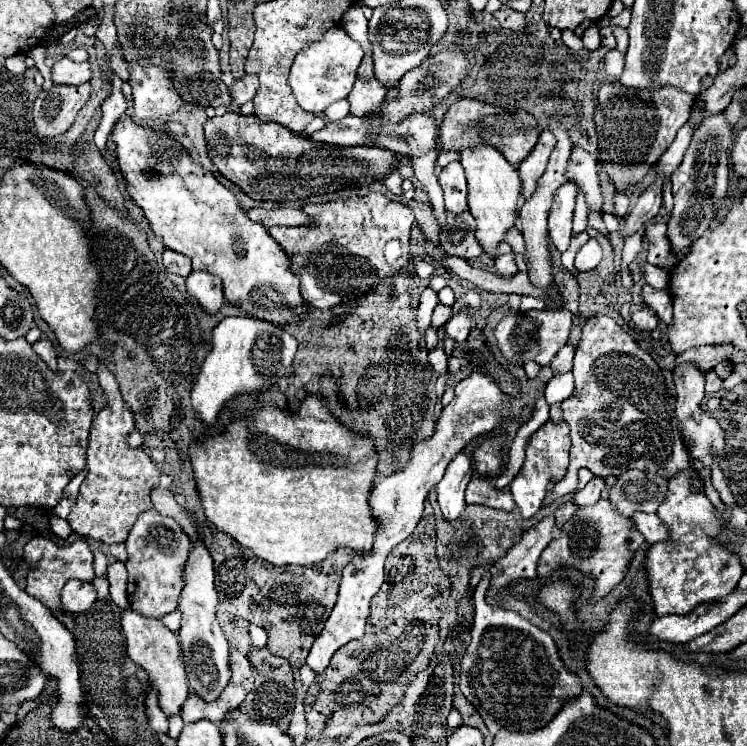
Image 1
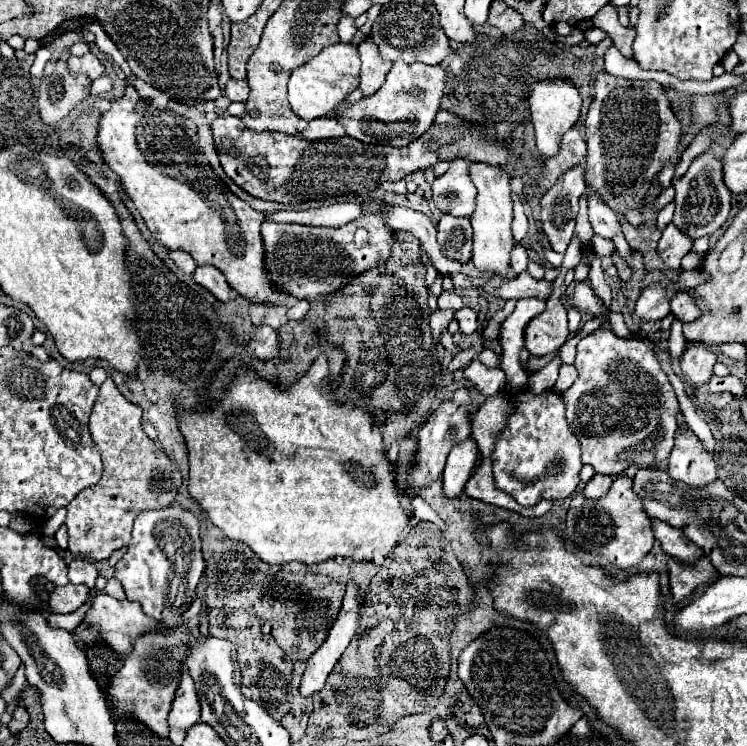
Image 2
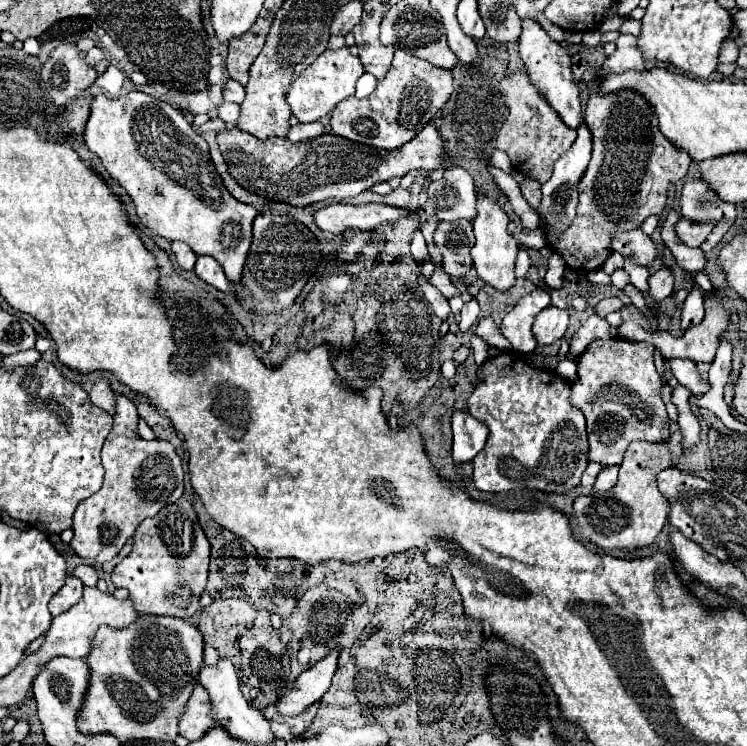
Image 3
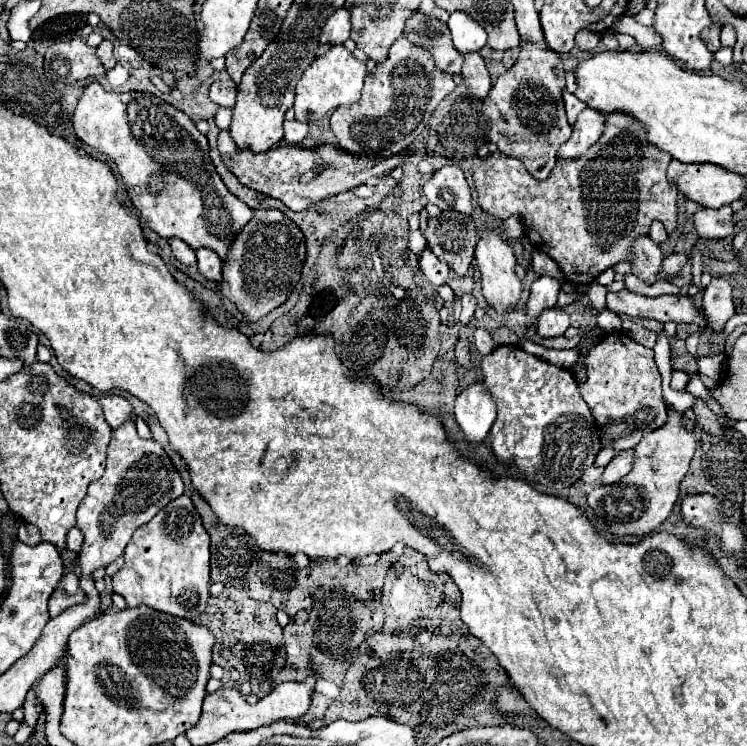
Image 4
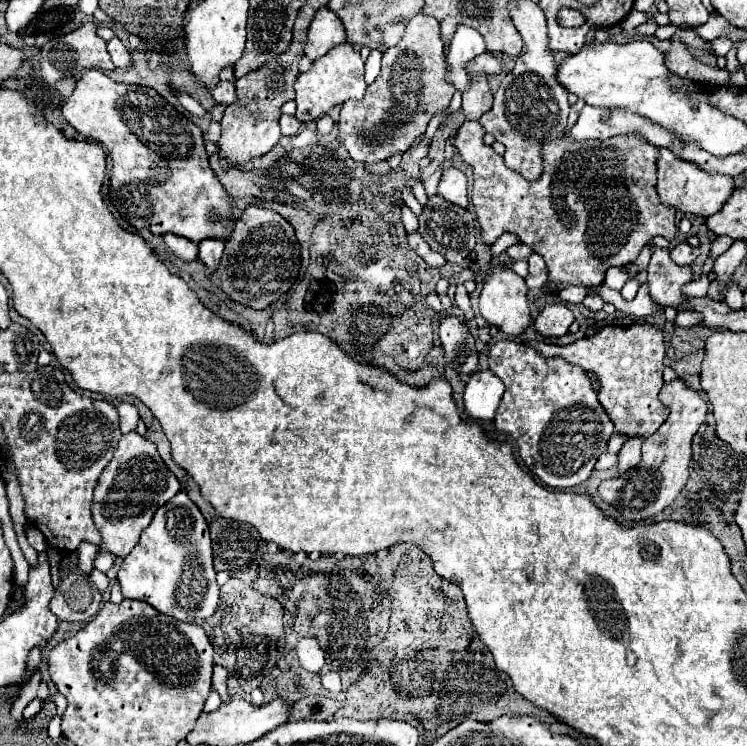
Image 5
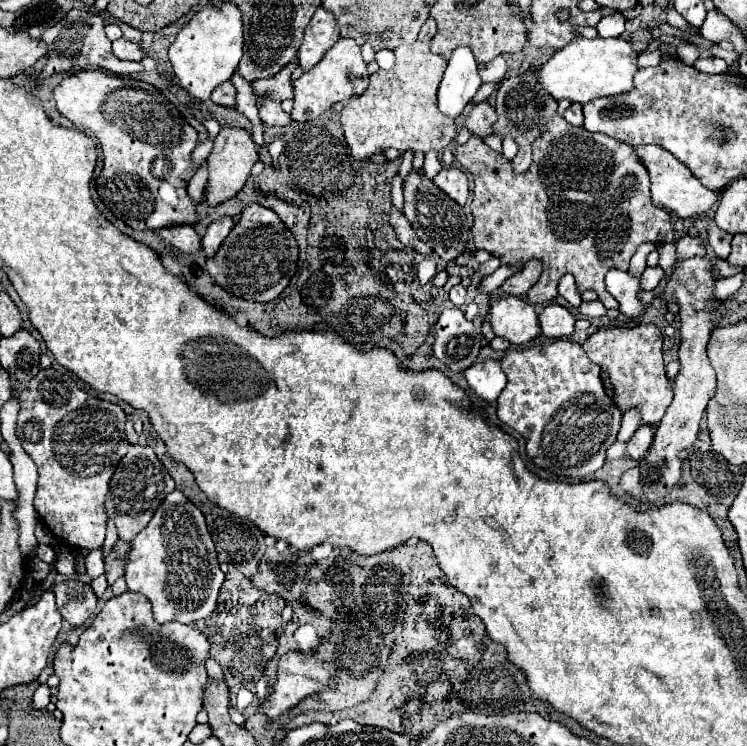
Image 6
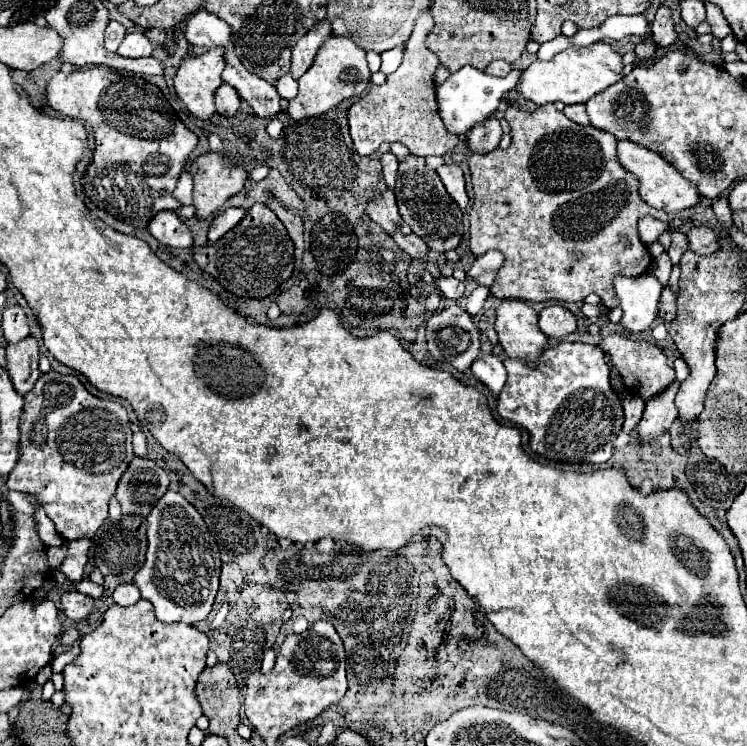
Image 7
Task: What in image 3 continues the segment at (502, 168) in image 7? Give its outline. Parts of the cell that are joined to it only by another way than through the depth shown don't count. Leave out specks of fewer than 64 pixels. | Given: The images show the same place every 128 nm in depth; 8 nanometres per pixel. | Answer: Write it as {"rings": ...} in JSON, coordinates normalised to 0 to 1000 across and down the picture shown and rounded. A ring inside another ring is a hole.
{"rings":[[[793,123],[782,164],[793,180],[793,214],[774,247],[774,287],[750,319],[734,316],[734,327],[742,330],[774,367],[798,362],[809,354],[819,338],[819,314],[854,306],[854,300],[873,287],[884,290],[892,276],[894,249],[916,239],[924,220],[924,209],[884,177],[873,139],[859,134],[854,123],[814,123],[814,129]],[[704,241],[701,247],[696,247],[696,255],[699,255],[699,263],[707,268],[707,273],[712,279],[720,279],[723,268],[726,268],[726,260],[723,260],[723,247],[718,241]]]}

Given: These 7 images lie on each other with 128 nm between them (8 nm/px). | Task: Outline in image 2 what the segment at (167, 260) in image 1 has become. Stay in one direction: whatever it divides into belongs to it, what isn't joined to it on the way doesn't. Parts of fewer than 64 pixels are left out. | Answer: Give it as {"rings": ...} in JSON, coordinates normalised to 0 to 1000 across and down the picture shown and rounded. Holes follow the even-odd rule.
{"rings":[[[230,335],[225,343],[228,343],[228,349],[238,357],[241,365],[246,365],[246,367],[257,367],[257,365],[262,362],[262,351],[260,351],[260,346],[257,346],[252,338]]]}

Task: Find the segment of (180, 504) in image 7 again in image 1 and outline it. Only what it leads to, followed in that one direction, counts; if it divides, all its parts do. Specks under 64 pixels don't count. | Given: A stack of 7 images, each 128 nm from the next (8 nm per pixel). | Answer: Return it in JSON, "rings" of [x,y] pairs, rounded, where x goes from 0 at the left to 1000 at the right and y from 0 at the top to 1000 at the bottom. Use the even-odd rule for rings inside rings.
{"rings":[[[206,681],[190,686],[174,710],[171,732],[171,802],[182,820],[198,828],[217,828],[236,818],[236,804],[244,791],[241,761],[252,748],[254,721],[233,694],[212,689]]]}

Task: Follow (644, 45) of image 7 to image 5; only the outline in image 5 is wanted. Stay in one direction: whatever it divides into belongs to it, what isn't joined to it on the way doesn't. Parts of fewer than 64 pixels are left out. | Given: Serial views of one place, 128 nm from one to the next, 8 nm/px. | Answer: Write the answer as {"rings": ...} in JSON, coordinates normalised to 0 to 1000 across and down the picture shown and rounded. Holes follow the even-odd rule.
{"rings":[[[900,56],[900,64],[892,72],[892,88],[902,99],[929,107],[929,110],[937,110],[937,113],[953,113],[953,115],[975,115],[977,113],[975,94],[953,91],[953,88],[945,88],[945,86],[929,80],[913,56]]]}

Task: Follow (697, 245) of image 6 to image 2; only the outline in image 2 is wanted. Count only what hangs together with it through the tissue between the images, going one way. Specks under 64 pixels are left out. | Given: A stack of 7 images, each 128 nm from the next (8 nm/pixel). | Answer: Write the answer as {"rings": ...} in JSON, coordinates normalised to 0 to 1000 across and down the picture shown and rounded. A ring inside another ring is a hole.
{"rings":[[[878,378],[878,381],[859,389],[857,399],[851,402],[849,421],[857,429],[865,429],[865,432],[878,432],[878,429],[886,429],[897,421],[894,394],[892,394],[892,389],[884,378]]]}

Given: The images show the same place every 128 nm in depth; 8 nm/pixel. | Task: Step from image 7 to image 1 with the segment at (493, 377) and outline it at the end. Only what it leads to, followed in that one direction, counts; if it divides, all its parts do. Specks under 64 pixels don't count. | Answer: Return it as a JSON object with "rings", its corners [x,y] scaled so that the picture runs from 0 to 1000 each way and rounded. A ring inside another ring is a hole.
{"rings":[[[616,606],[597,627],[594,641],[584,649],[584,662],[586,662],[586,676],[600,700],[608,700],[618,692],[624,684],[624,670],[621,670],[621,657],[627,646],[632,643],[632,617],[627,609]]]}

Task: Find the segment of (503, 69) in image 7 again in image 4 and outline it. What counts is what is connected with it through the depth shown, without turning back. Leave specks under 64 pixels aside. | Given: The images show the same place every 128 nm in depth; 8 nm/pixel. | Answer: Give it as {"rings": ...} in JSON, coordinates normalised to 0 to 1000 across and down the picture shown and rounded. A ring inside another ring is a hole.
{"rings":[[[557,13],[544,27],[541,48],[546,48],[546,54],[557,54],[562,64],[573,64],[586,91],[594,91],[594,97],[602,97],[602,99],[616,99],[618,72],[610,70],[600,35],[592,27],[584,27]]]}

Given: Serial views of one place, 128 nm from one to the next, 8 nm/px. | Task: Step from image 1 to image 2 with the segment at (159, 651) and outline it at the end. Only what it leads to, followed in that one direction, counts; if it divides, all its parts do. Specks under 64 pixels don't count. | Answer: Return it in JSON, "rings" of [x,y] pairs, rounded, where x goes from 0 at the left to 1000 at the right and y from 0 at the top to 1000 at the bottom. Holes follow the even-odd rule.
{"rings":[[[129,796],[126,802],[126,812],[123,818],[112,826],[112,834],[99,845],[99,855],[104,863],[120,863],[126,858],[139,858],[142,863],[147,863],[155,874],[161,877],[171,877],[177,874],[177,863],[182,855],[195,853],[198,847],[214,847],[222,850],[225,842],[217,834],[203,831],[201,826],[195,826],[187,815],[187,810],[174,807],[174,804],[155,804],[145,796]],[[244,890],[241,917],[238,917],[236,933],[230,938],[225,971],[233,973],[233,976],[252,979],[265,965],[268,965],[268,944],[265,944],[265,933],[262,933],[262,925],[260,925],[260,912],[254,909],[249,893]]]}

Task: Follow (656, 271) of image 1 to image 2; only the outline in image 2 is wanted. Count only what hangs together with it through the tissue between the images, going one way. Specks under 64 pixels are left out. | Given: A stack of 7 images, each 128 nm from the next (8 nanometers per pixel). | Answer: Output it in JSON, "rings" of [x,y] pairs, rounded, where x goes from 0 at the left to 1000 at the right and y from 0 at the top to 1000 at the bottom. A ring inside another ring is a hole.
{"rings":[[[905,391],[897,399],[897,413],[913,432],[926,432],[937,424],[937,416],[929,410],[929,405],[924,402],[924,397],[918,391]]]}

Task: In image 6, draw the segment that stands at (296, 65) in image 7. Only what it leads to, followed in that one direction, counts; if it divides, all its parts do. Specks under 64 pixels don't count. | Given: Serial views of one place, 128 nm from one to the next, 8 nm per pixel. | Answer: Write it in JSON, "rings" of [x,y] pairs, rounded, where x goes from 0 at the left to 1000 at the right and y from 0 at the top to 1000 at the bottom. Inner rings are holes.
{"rings":[[[426,11],[407,43],[407,54],[399,67],[402,88],[407,94],[423,88],[426,80],[439,70],[439,64],[447,62],[452,51],[455,51],[455,43],[452,43],[450,24],[434,11]]]}

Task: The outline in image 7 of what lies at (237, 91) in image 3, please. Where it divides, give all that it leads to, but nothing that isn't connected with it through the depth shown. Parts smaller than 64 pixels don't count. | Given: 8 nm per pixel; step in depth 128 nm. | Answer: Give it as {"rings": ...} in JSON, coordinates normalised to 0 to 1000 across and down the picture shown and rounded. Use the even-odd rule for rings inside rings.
{"rings":[[[297,110],[295,118],[286,126],[286,137],[289,137],[289,150],[292,153],[297,153],[297,155],[313,155],[321,147],[321,137],[324,134],[321,134],[319,123],[308,113]]]}

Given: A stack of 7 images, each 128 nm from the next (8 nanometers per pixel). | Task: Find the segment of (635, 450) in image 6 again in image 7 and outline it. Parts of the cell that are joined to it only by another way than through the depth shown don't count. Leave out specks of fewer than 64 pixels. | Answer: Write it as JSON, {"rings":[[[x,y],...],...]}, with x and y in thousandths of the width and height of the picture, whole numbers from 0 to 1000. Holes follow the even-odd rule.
{"rings":[[[908,509],[900,517],[894,517],[884,531],[865,539],[859,563],[851,574],[854,595],[859,595],[859,598],[870,595],[881,584],[886,584],[897,574],[897,568],[905,563],[905,558],[908,558],[908,550],[902,544],[905,525],[908,525]]]}

